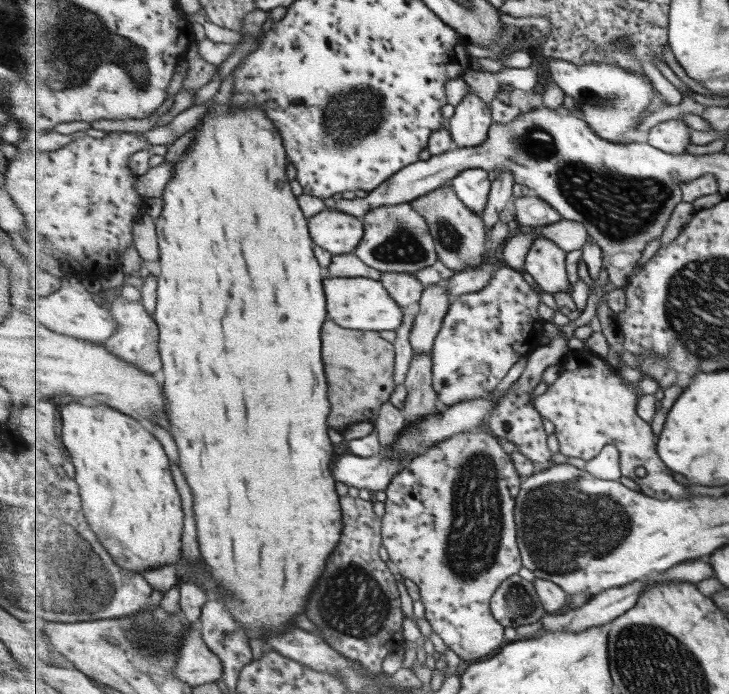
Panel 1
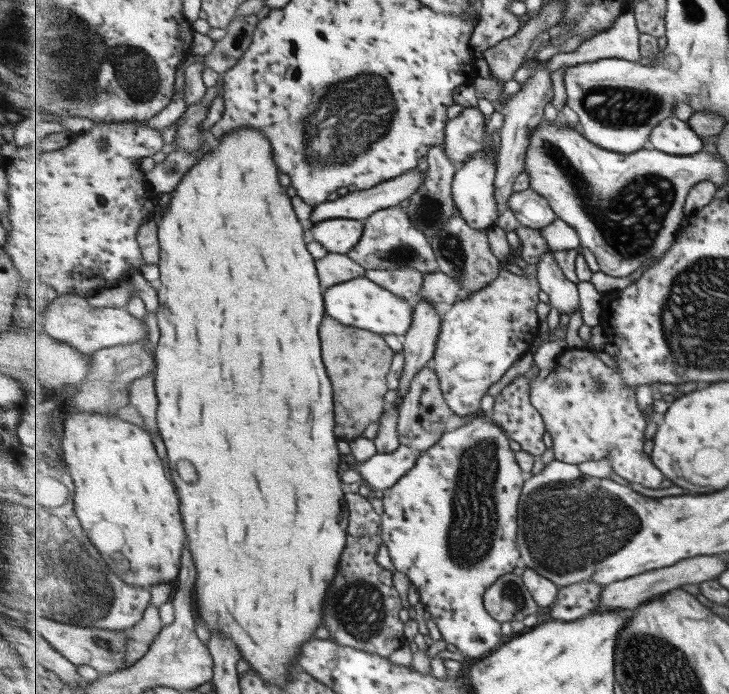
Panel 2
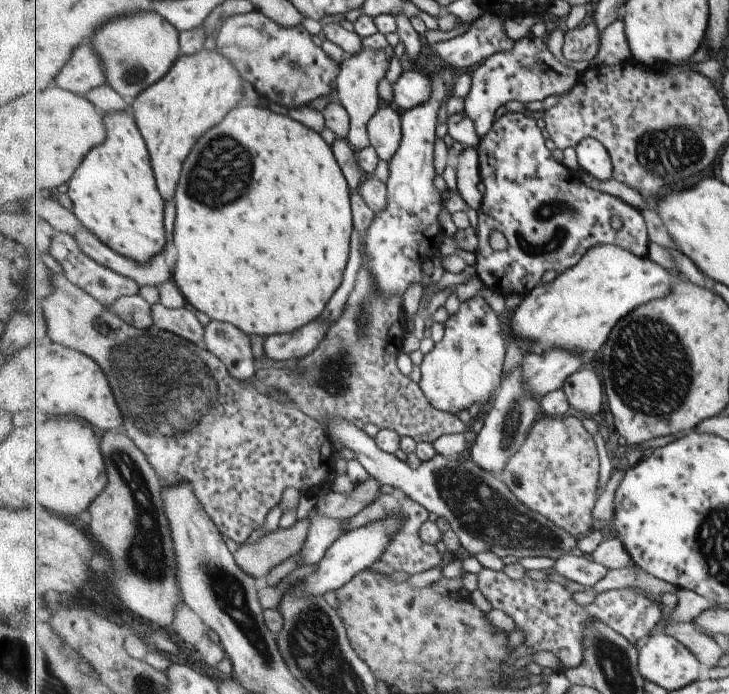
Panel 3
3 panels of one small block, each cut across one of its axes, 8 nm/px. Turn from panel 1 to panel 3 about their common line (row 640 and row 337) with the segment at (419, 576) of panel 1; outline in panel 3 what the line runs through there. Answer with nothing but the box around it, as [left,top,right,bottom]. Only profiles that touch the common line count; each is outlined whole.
[418,297,507,414]

